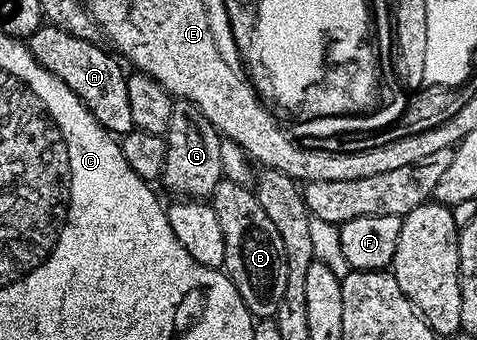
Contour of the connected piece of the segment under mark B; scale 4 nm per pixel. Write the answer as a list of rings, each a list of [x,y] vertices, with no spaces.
[[[223,180],[211,195],[211,205],[215,216],[219,216],[219,228],[223,228],[225,273],[235,284],[239,296],[243,296],[243,304],[247,304],[254,319],[273,318],[279,308],[279,300],[283,300],[283,288],[287,288],[287,260],[283,256],[283,240],[279,231],[275,229],[275,224],[271,224],[267,212],[259,208],[259,200],[248,185],[240,186],[237,182]]]

